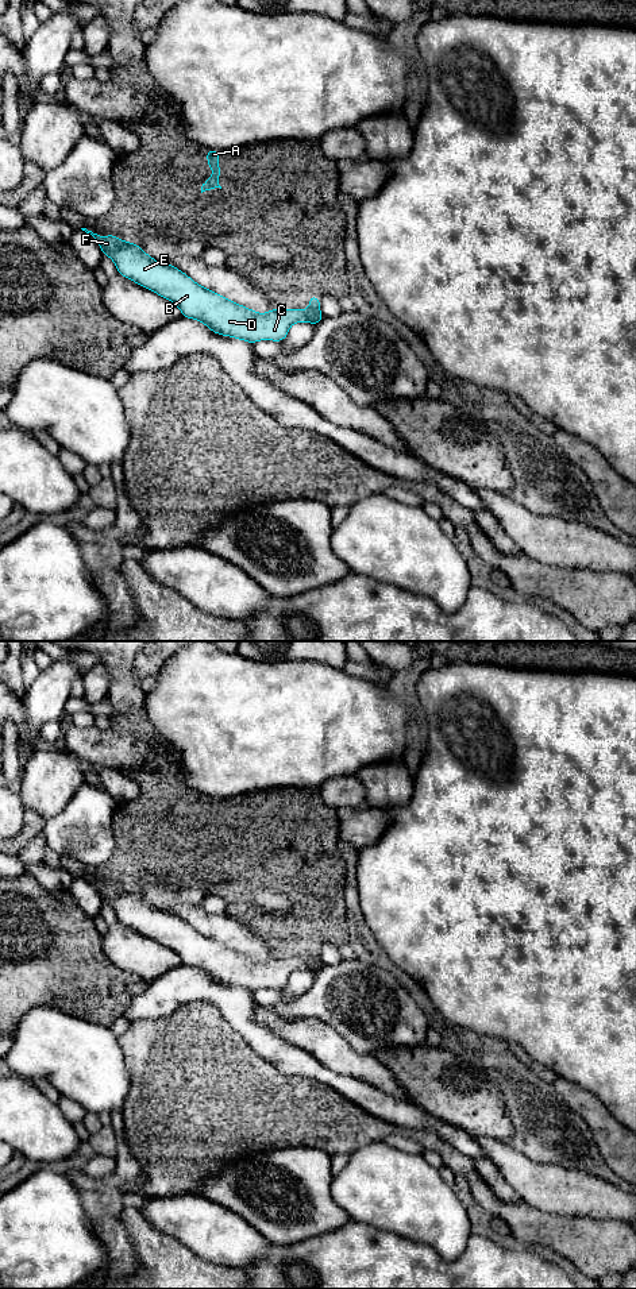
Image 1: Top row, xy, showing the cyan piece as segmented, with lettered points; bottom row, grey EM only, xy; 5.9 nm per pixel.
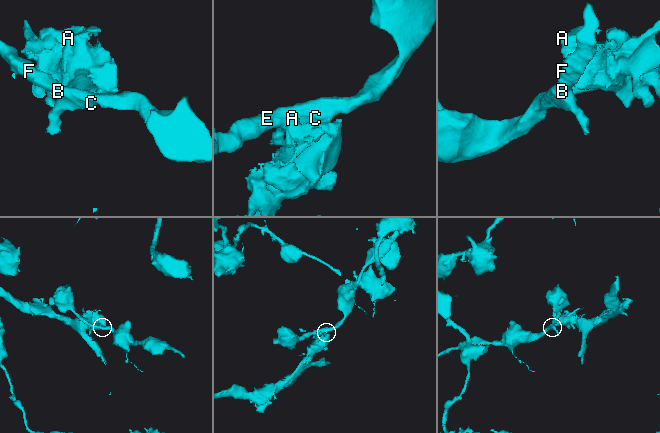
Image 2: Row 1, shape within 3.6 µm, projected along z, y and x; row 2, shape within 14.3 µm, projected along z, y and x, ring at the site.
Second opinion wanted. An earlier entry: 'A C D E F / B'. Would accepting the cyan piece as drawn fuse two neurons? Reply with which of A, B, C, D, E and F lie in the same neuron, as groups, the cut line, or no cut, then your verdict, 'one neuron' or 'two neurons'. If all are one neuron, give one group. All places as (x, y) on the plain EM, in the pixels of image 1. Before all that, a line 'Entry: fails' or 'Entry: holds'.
Entry: fails
A / B C D E F | xy (318, 954), (309, 957) | two neurons

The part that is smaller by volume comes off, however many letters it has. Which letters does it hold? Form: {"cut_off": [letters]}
{"cut_off": ["A"]}

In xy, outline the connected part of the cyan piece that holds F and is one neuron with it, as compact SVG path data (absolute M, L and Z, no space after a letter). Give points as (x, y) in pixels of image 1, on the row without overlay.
M86 876L81 877L92 883L100 894L103 903L107 903L113 908L117 922L171 949L181 958L182 965L197 968L217 983L244 988L250 992L259 988L282 989L294 970L304 969L316 975L317 970L324 966L319 956L286 958L273 956L266 961L257 961L250 956L227 948L219 941L203 935L180 916L153 907L135 891L124 889L115 883L100 884Z

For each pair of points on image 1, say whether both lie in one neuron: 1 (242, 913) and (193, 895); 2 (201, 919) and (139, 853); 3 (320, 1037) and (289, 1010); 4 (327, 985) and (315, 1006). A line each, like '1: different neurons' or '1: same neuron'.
1: different neurons
2: different neurons
3: different neurons
4: same neuron

